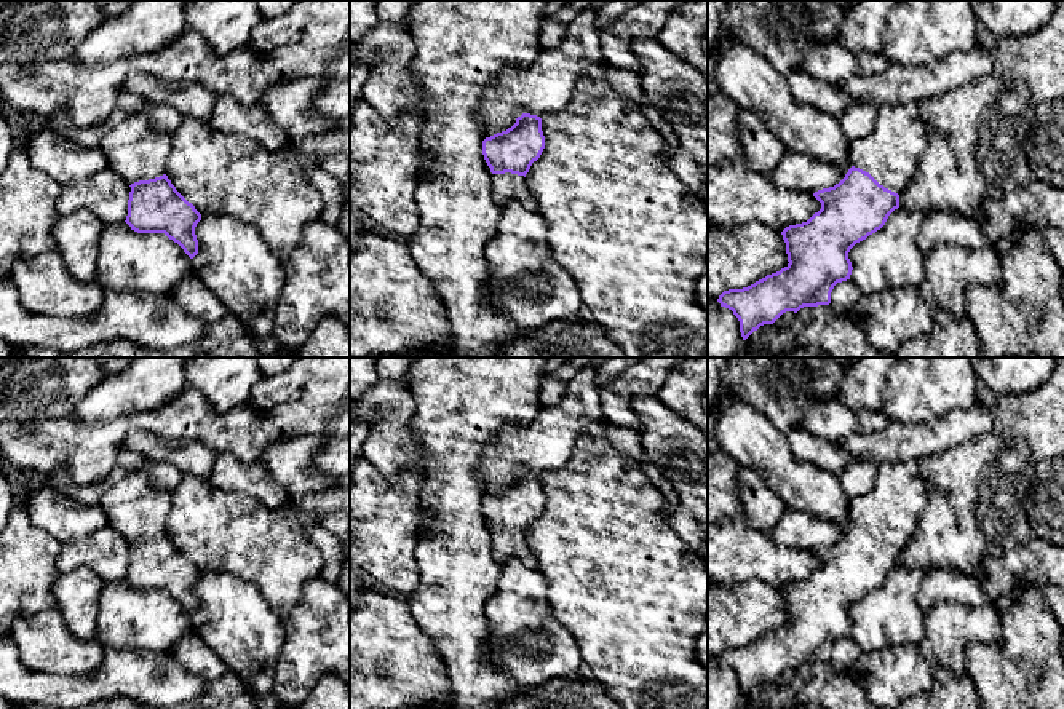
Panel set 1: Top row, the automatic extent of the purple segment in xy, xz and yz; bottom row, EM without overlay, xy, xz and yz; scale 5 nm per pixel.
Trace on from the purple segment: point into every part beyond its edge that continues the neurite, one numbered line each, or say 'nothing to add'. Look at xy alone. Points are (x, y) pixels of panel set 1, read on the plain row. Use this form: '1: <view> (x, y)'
1: xy (136, 508)

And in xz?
1: xz (505, 545)

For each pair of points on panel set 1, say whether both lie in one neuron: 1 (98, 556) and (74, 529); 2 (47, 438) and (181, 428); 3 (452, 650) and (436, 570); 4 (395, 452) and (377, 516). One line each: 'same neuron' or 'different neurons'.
1: different neurons
2: same neuron
3: same neuron
4: different neurons

